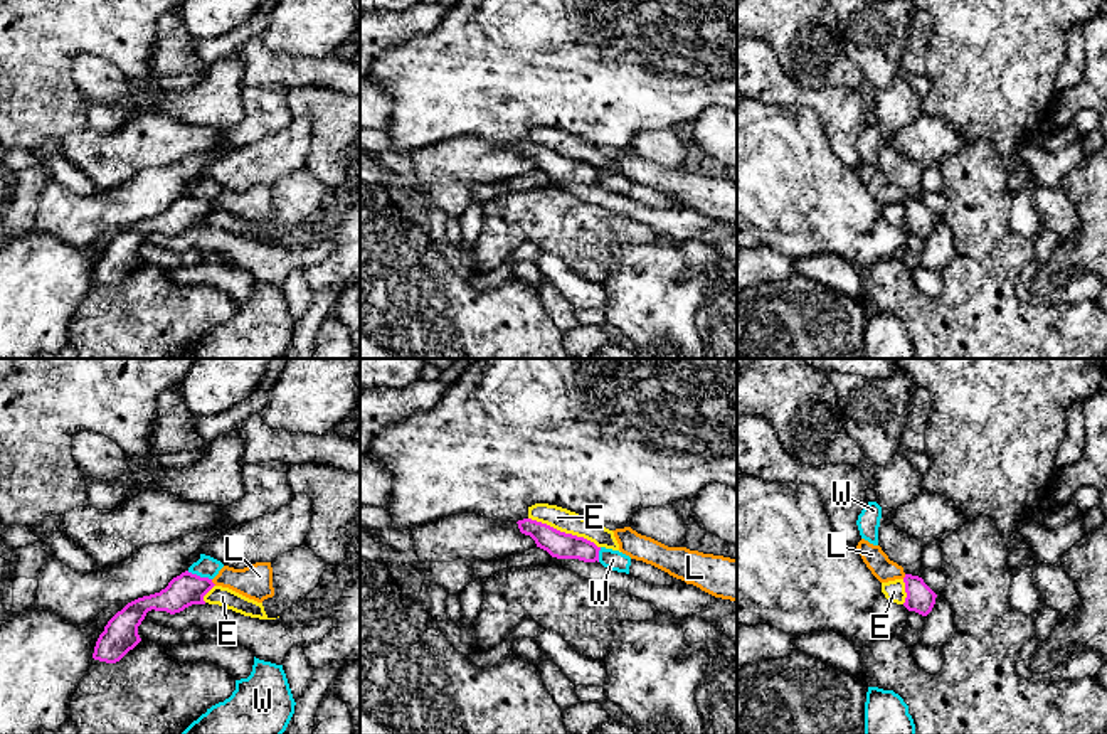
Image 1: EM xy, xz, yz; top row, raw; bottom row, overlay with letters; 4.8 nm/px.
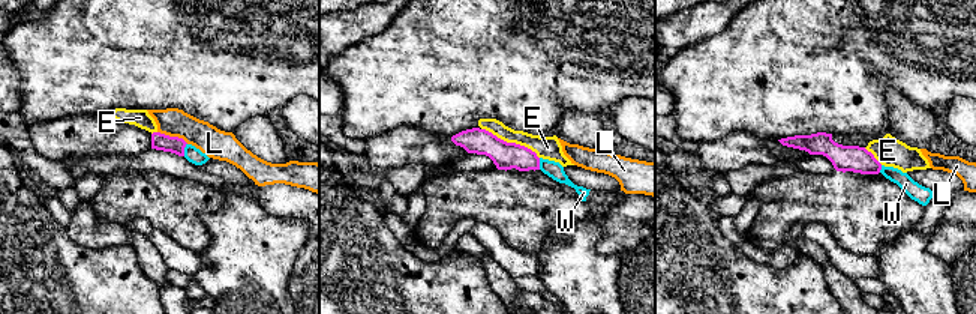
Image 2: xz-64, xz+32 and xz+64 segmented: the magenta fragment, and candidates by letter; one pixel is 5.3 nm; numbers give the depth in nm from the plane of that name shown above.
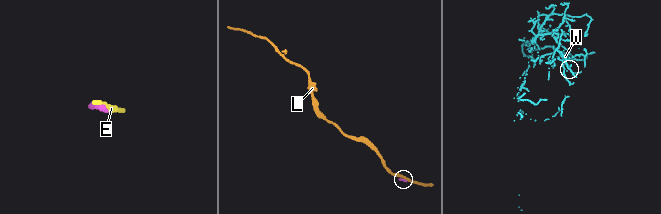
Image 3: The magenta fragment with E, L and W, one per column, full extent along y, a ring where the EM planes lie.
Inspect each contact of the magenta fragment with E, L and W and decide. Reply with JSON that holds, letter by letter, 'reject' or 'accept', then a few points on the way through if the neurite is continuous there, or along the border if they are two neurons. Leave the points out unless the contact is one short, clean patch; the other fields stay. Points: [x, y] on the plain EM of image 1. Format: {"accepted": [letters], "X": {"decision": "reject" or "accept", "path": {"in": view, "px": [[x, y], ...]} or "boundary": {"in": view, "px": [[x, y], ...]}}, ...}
{"accepted": [], "E": {"decision": "reject"}, "L": {"decision": "reject", "boundary": {"in": "xy", "px": [[211, 202], [216, 207]]}}, "W": {"decision": "reject", "boundary": {"in": "xy", "px": [[187, 194], [211, 202]]}}}

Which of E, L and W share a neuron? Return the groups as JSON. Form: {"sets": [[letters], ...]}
{"sets": [["E"], ["L"], ["W"]]}

